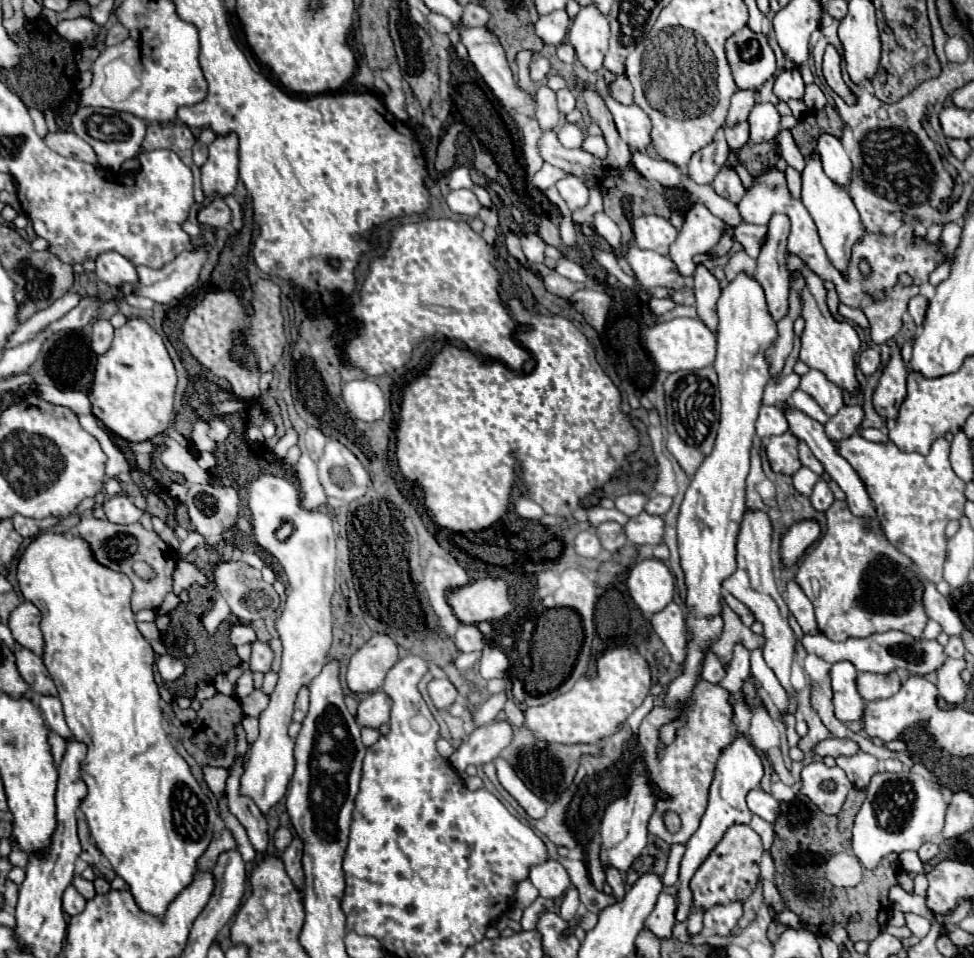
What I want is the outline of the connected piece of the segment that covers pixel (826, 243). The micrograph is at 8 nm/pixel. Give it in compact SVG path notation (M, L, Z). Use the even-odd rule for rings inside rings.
M817 155L811 157L805 165L801 201L807 207L807 211L811 213L813 221L819 229L819 237L821 237L821 243L827 251L829 261L847 279L847 265L849 265L849 259L851 259L851 249L853 249L855 243L859 243L863 239L865 231L863 231L859 213L853 205L853 199L849 197L847 191L839 191L839 187L835 187L835 183L831 183L831 179L827 179L827 175L823 175L823 167L821 167Z

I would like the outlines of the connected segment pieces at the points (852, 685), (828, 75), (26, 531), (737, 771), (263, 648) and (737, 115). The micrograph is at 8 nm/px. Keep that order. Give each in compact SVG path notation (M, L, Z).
M835 663L831 669L831 685L833 685L833 705L839 721L859 721L865 711L865 701L857 691L857 669L847 663Z
M828 45L823 55L823 73L825 73L825 79L827 79L829 87L837 95L841 95L847 103L855 103L855 95L847 89L847 85L841 79L839 65L841 65L841 55L837 53L837 49L833 45Z
M15 515L11 521L13 521L13 525L15 525L15 529L17 529L17 533L19 533L21 537L33 539L33 537L37 537L39 533L47 531L51 525L55 525L59 519L55 519L55 517L47 517L47 519L29 519L29 517Z
M737 733L731 741L731 745L727 747L727 751L723 751L721 759L719 759L719 767L715 769L715 779L711 783L711 791L709 791L709 809L705 811L705 815L701 817L701 825L699 829L691 835L691 839L685 845L685 855L681 859L681 867L679 867L679 881L677 881L677 913L675 919L677 921L687 921L687 917L691 915L693 909L693 893L689 889L689 881L693 877L693 873L699 869L699 865L709 857L709 853L715 849L715 845L723 839L725 831L735 825L735 823L743 823L749 825L751 821L751 811L747 807L747 793L751 789L759 787L759 781L763 777L763 763L757 755L757 751L745 741L745 737L741 733Z
M255 641L253 643L253 653L249 659L249 671L259 671L259 673L267 673L271 671L271 661L273 661L273 651L267 643Z
M737 91L731 97L729 113L727 113L727 119L725 119L723 127L733 127L741 121L747 121L753 105L755 105L755 93L753 91Z

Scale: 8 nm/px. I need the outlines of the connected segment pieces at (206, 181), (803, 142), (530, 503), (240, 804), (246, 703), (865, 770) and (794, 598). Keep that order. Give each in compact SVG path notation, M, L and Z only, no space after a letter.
M235 135L217 137L209 145L209 159L201 167L201 189L207 199L221 199L235 191L239 173L239 145Z
M827 105L821 111L811 111L805 117L799 119L799 125L793 127L793 139L799 147L799 151L803 153L805 159L809 159L815 151L815 143L821 137L821 133L829 133L837 139L841 139L845 129L843 119L839 117L839 113L835 111L835 107Z
M519 497L515 503L515 511L523 519L541 519L545 515L545 511L529 497Z
M239 757L235 759L235 765L233 765L233 769L229 773L231 775L227 779L227 791L225 791L229 811L245 827L253 849L257 853L265 853L267 843L269 843L269 839L267 839L267 821L261 815L261 811L255 807L255 803L251 803L251 799L239 795L239 777L243 773L243 765L241 765L241 759Z
M255 689L249 697L241 699L241 707L243 707L245 715L249 715L249 717L257 717L267 707L267 703L269 703L269 697L259 689Z
M859 751L853 757L839 757L837 765L847 773L849 781L859 789L865 789L869 785L871 777L879 771L877 759L869 753L863 753L863 751Z
M787 581L787 589L785 589L785 601L789 611L795 615L795 619L799 621L803 633L809 635L817 635L821 633L817 623L815 623L815 613L813 613L813 605L807 599L807 595L801 591L801 587L797 585L797 581Z

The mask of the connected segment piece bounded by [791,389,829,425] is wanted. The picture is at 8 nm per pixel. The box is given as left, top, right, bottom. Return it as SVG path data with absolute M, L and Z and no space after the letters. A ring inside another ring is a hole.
M795 391L793 393L793 397L791 397L791 405L795 407L795 409L799 409L801 413L805 413L807 417L811 417L811 419L815 419L815 421L819 421L821 425L825 425L827 421L829 421L829 417L823 413L823 409L815 403L815 399L811 399L809 395L803 395L803 391Z

